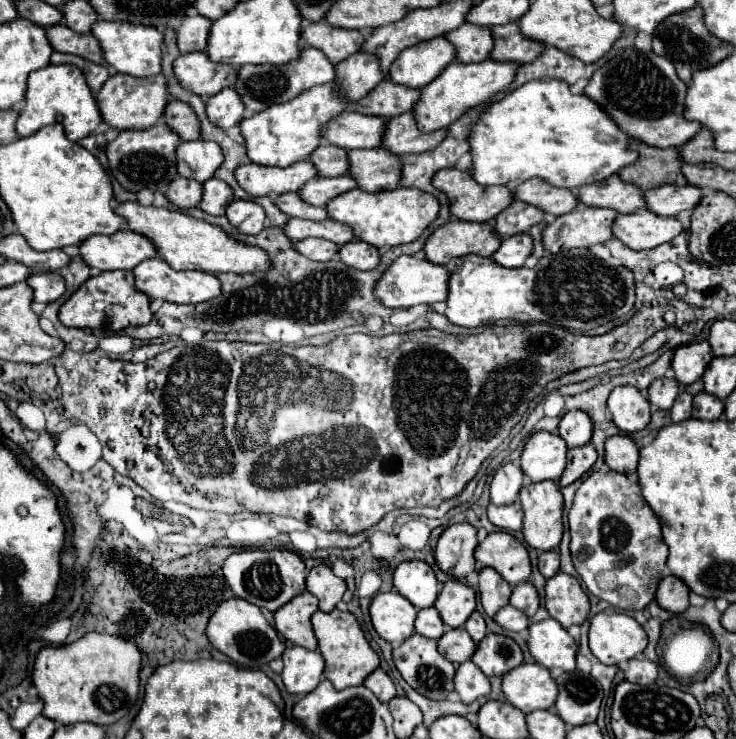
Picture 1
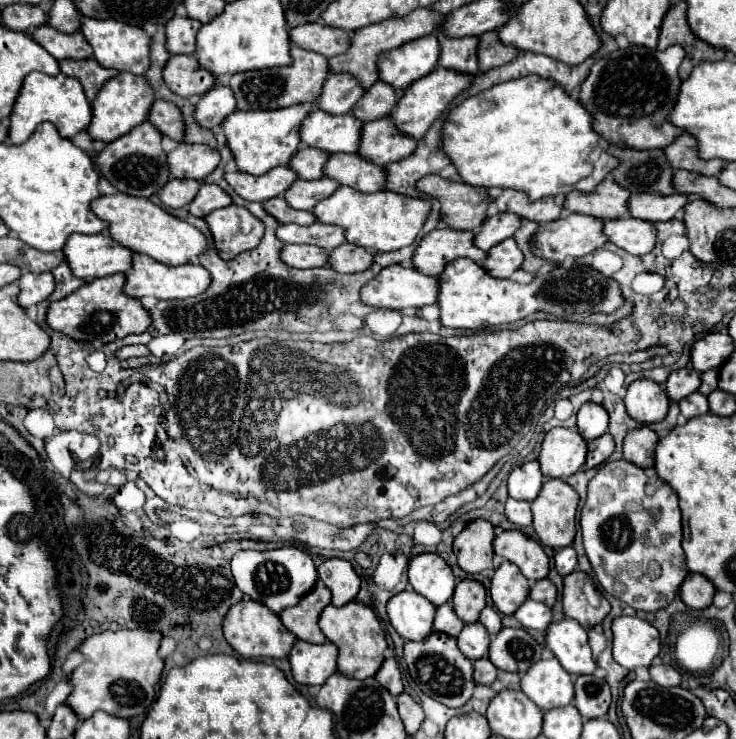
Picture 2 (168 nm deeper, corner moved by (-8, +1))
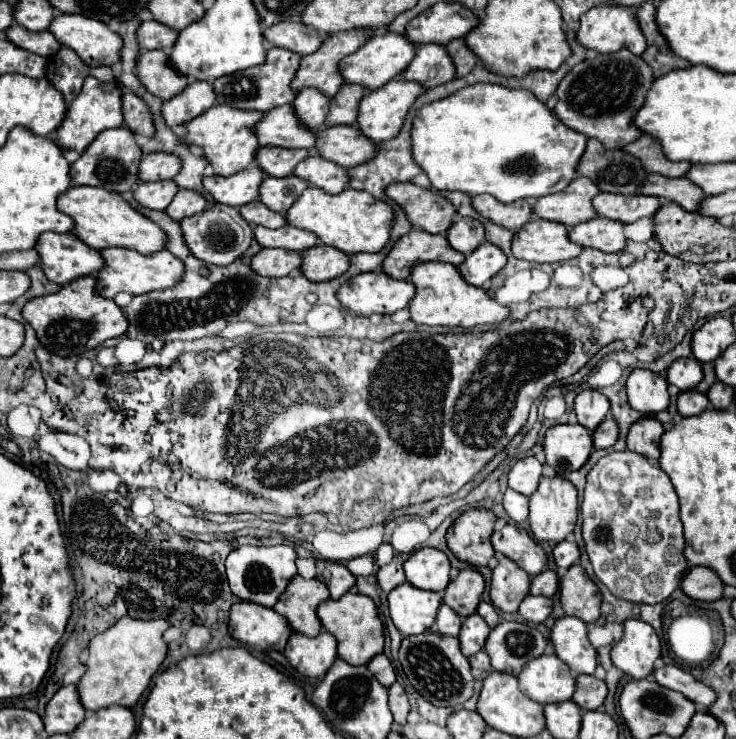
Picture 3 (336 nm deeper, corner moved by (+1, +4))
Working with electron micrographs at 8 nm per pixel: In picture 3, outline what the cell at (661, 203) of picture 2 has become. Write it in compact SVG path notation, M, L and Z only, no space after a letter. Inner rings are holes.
M599 193L593 199L593 207L599 215L623 223L633 223L641 217L653 217L657 207L661 207L661 201L649 195L611 195L611 193Z

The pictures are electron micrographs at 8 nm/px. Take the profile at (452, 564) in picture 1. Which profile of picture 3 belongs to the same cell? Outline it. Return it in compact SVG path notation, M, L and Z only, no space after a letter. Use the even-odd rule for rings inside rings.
M469 509L461 513L453 527L447 531L447 547L459 561L471 567L485 567L495 555L489 541L493 525L495 515L491 511Z

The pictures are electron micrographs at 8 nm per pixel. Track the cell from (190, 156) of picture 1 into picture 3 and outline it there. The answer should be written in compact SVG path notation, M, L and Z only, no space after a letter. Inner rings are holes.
M155 151L151 155L145 155L141 165L139 165L139 177L141 181L161 181L161 179L173 179L179 173L179 163L177 155L167 155L163 151Z

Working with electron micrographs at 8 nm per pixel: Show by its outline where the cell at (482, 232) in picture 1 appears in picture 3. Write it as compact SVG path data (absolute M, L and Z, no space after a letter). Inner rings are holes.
M411 231L403 235L385 257L383 271L395 279L409 279L413 265L427 261L447 261L459 267L465 255L451 249L445 235L431 235L427 231Z

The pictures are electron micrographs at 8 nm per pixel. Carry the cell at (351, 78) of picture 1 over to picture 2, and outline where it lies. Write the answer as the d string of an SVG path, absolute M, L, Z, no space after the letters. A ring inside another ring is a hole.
M330 74L322 86L322 94L318 96L318 108L332 114L342 116L352 110L352 106L358 102L360 94L364 94L364 88L348 76L348 74Z

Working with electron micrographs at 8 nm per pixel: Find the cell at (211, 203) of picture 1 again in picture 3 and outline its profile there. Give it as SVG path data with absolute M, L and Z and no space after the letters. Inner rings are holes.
M181 189L175 195L175 199L171 201L171 205L167 207L167 213L173 219L181 221L183 217L191 217L191 215L203 211L205 205L207 205L207 201L205 201L205 197L201 193L197 193L197 191L183 191Z

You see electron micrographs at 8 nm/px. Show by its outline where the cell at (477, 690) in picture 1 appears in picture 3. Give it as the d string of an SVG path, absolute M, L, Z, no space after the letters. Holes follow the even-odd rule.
M479 651L473 657L469 657L469 663L471 663L473 669L481 669L481 671L489 671L489 667L491 667L489 665L489 657L487 657L485 651Z

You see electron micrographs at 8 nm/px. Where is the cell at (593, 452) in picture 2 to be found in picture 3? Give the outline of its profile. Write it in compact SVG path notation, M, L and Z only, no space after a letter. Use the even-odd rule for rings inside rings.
M607 417L595 431L593 431L593 447L595 449L609 449L615 441L617 441L617 433L619 433L619 427L617 423Z

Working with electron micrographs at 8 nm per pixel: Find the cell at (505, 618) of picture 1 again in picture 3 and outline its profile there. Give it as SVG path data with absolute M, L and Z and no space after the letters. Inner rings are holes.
M527 595L521 605L519 605L519 615L523 617L523 621L527 623L543 623L549 613L551 613L553 601L547 597L535 597L535 595Z

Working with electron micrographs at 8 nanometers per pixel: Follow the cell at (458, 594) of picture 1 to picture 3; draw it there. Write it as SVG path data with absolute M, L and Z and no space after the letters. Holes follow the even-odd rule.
M465 567L445 589L445 603L461 617L475 613L485 589L485 579L473 567Z

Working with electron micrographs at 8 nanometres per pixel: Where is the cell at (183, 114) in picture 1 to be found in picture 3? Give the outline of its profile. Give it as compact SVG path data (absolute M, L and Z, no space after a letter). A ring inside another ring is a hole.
M123 91L123 117L133 133L141 133L147 137L155 135L155 125L151 121L147 103L143 103L143 99L139 99L137 95L131 95L131 91Z

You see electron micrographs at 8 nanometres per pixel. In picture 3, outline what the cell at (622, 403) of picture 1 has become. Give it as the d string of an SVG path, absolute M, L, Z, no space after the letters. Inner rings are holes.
M633 369L627 377L627 399L631 409L643 415L655 415L667 409L669 393L665 377L647 369Z

